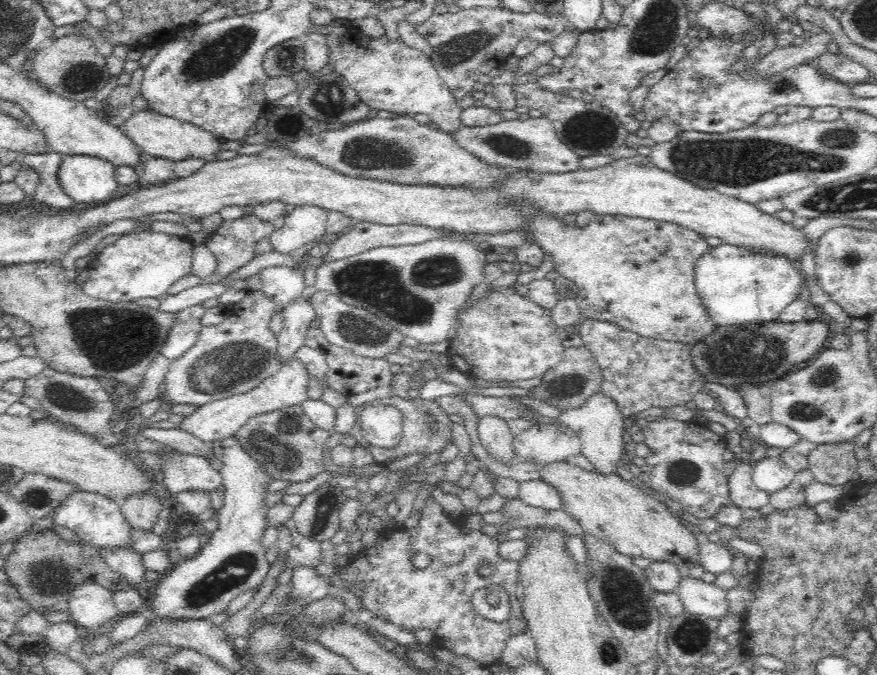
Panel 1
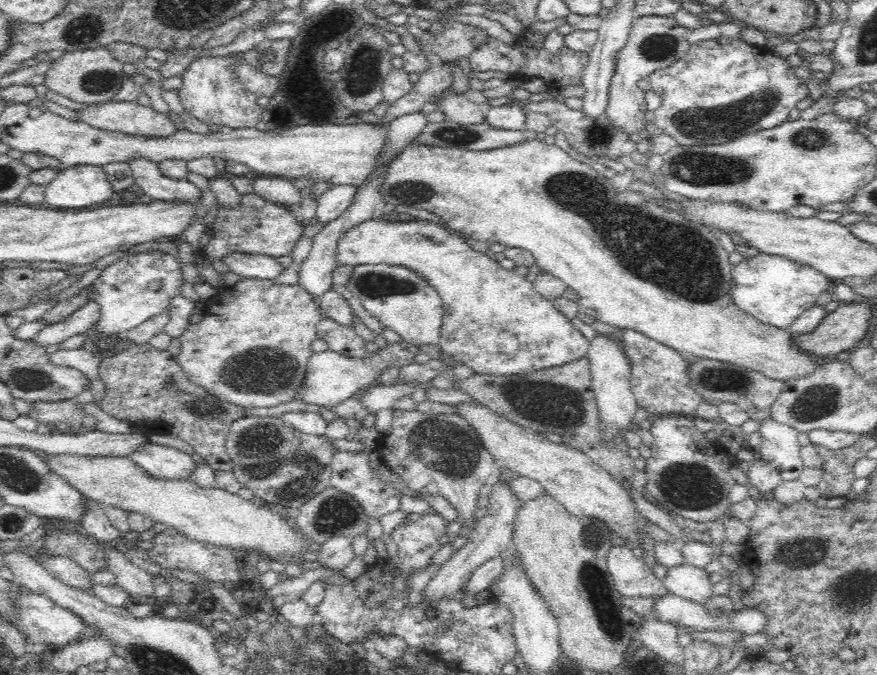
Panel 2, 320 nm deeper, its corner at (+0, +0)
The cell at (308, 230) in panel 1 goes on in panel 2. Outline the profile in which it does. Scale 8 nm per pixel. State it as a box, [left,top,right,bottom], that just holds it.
[316,185,358,222]

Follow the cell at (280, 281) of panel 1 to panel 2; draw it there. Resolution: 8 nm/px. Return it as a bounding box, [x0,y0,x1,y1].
[220,252,283,280]

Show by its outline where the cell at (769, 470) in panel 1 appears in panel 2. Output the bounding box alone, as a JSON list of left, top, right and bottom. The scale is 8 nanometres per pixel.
[759,416,805,481]

